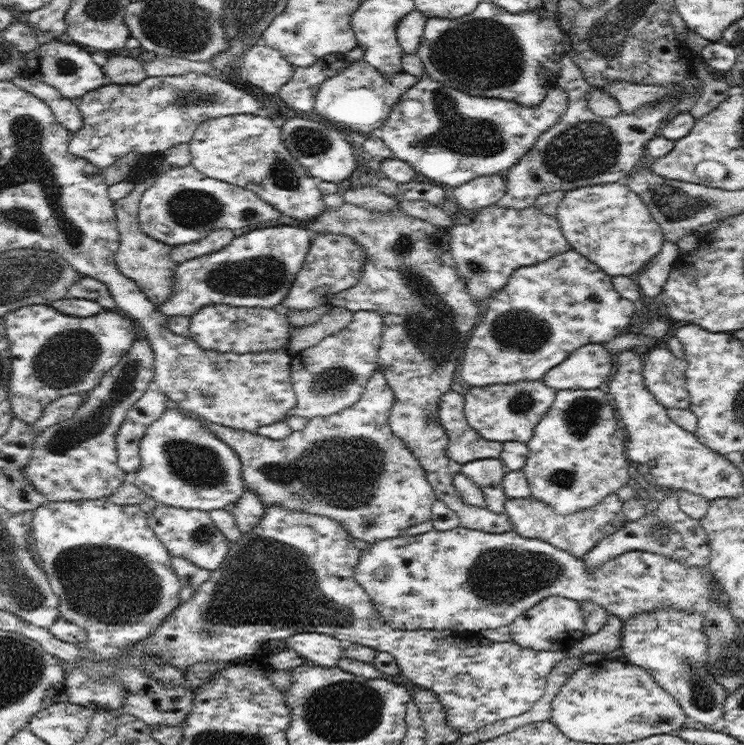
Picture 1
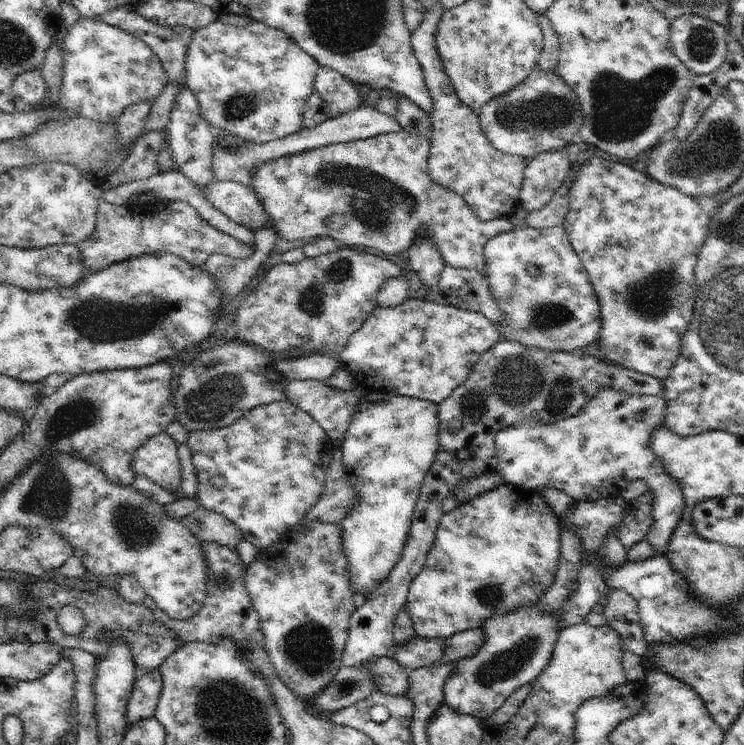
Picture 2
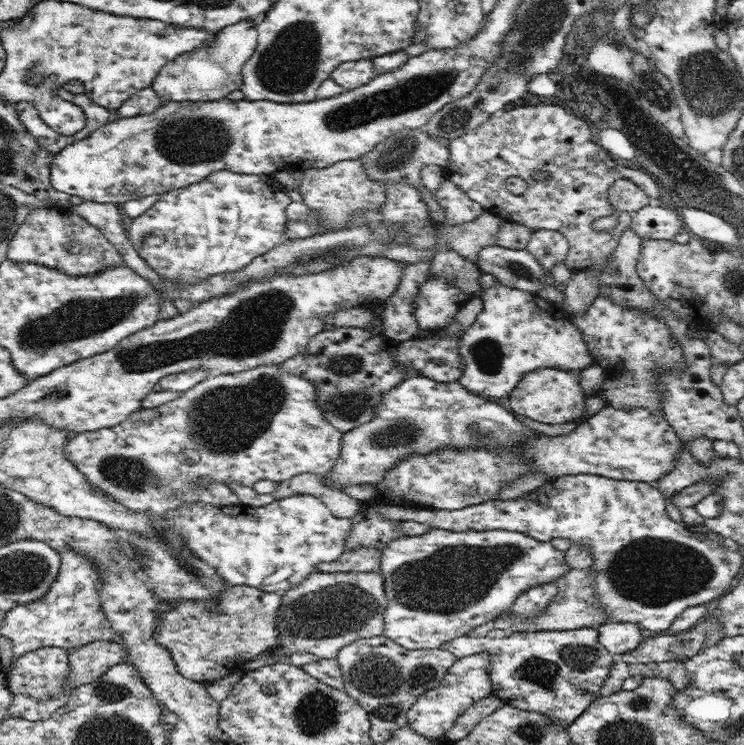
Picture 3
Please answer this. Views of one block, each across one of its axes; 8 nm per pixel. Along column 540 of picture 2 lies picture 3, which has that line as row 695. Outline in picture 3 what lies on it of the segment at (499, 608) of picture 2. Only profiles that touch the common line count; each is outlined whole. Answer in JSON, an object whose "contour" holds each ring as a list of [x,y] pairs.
{"contour":[[[592,627],[574,630],[524,630],[513,632],[501,639],[466,634],[451,640],[446,649],[458,659],[482,651],[490,653],[488,674],[491,680],[491,694],[502,699],[504,704],[546,715],[557,726],[568,728],[598,698],[600,687],[615,663],[616,657],[599,643],[598,635],[599,630]]]}

